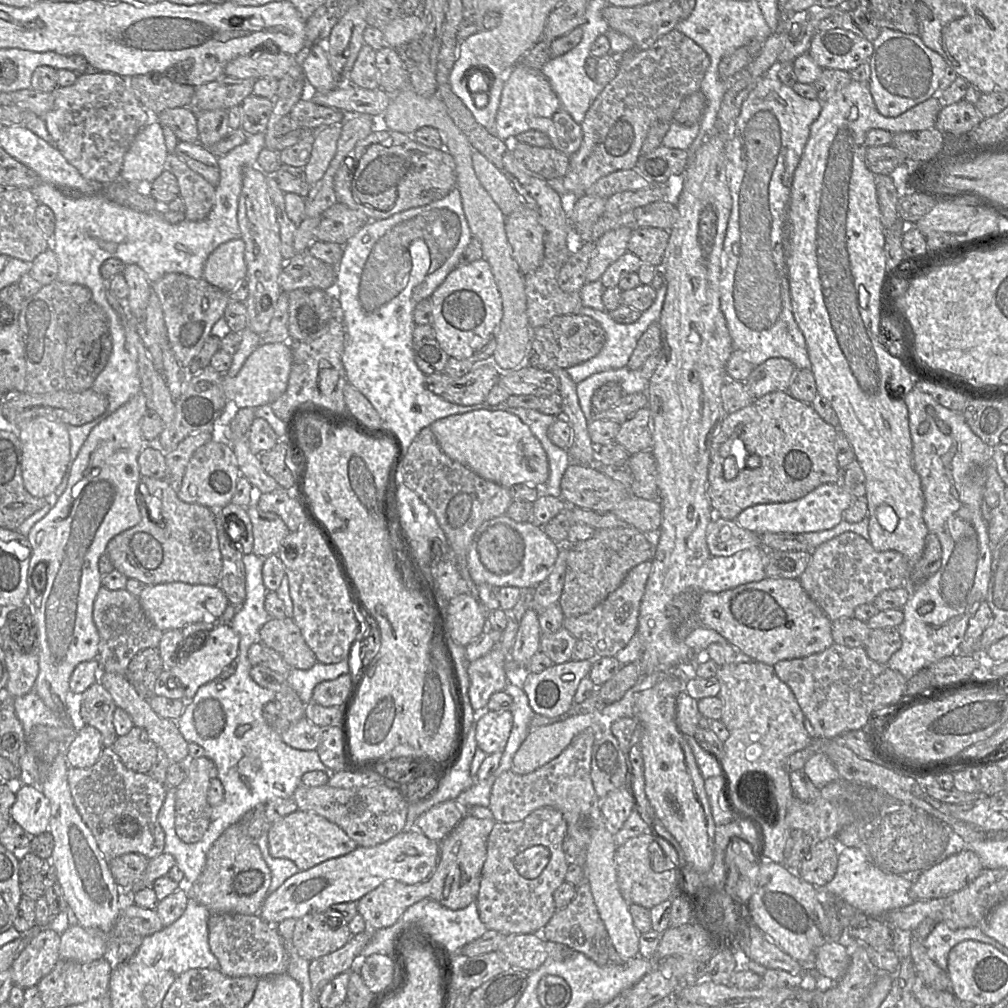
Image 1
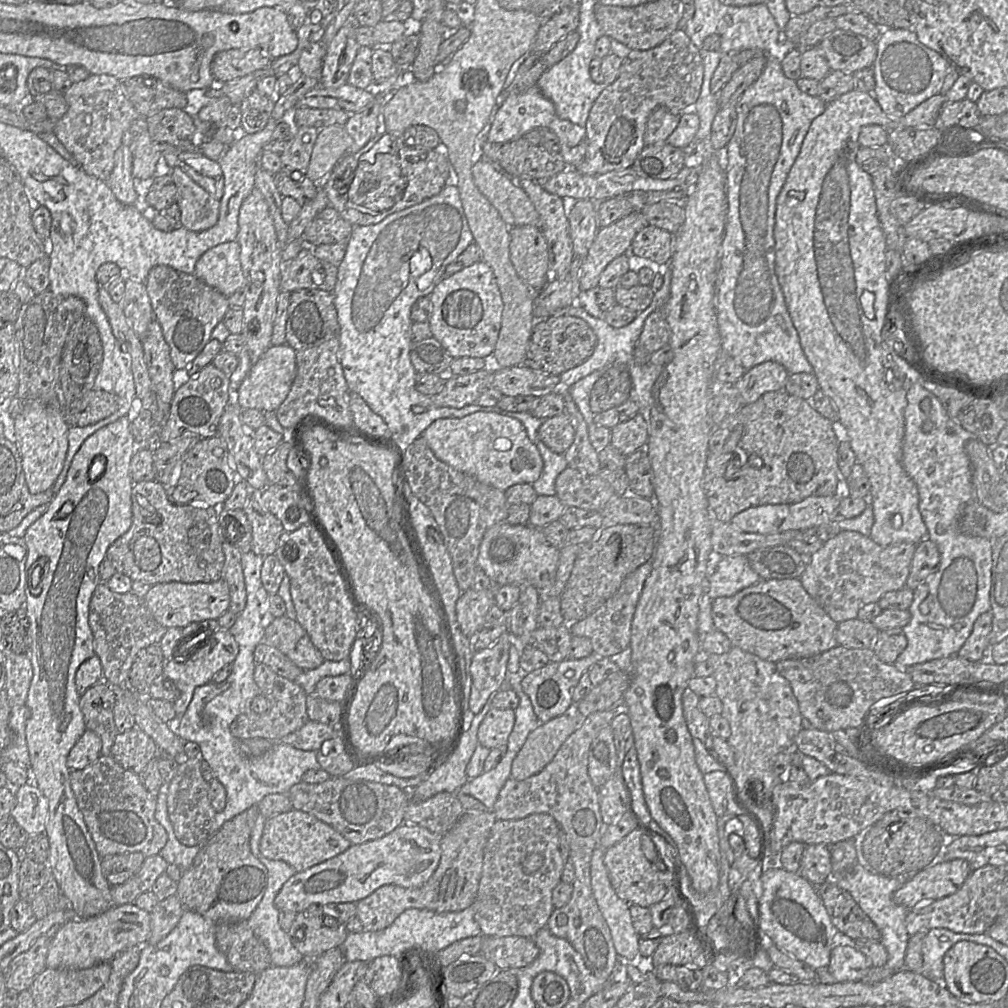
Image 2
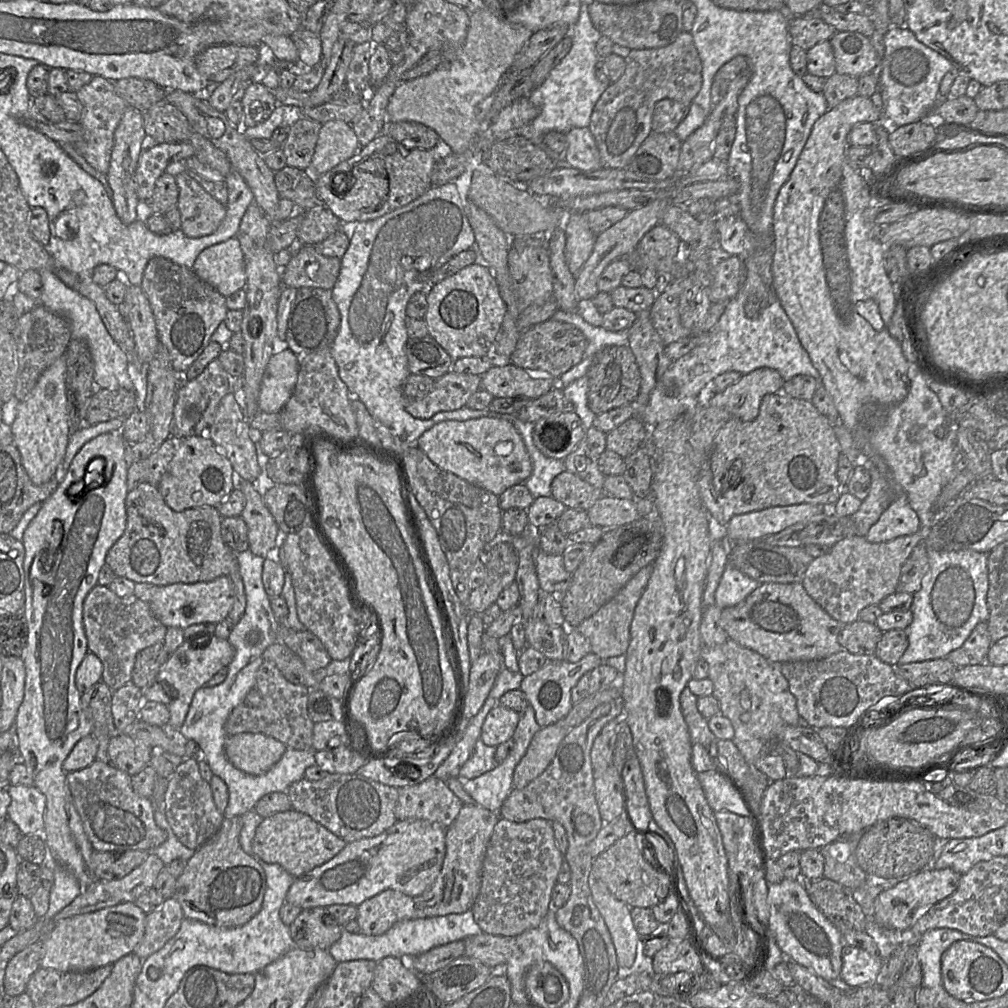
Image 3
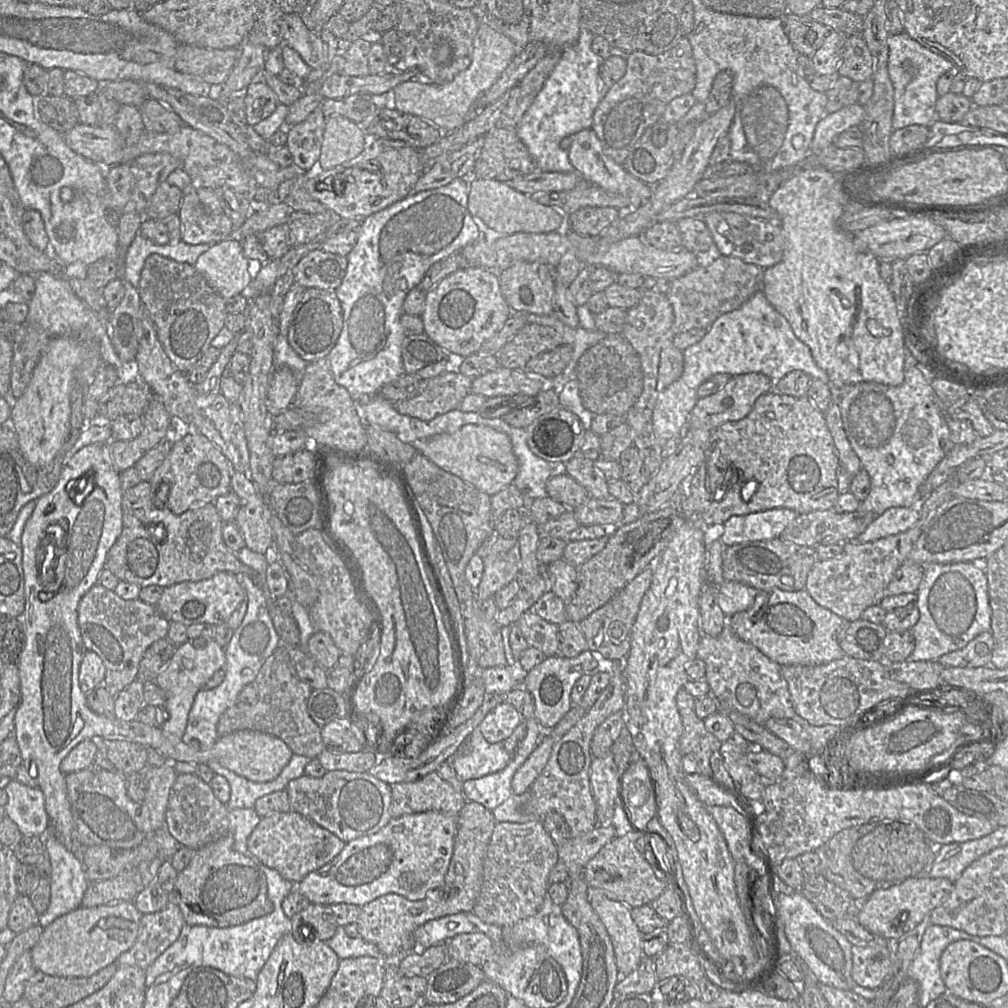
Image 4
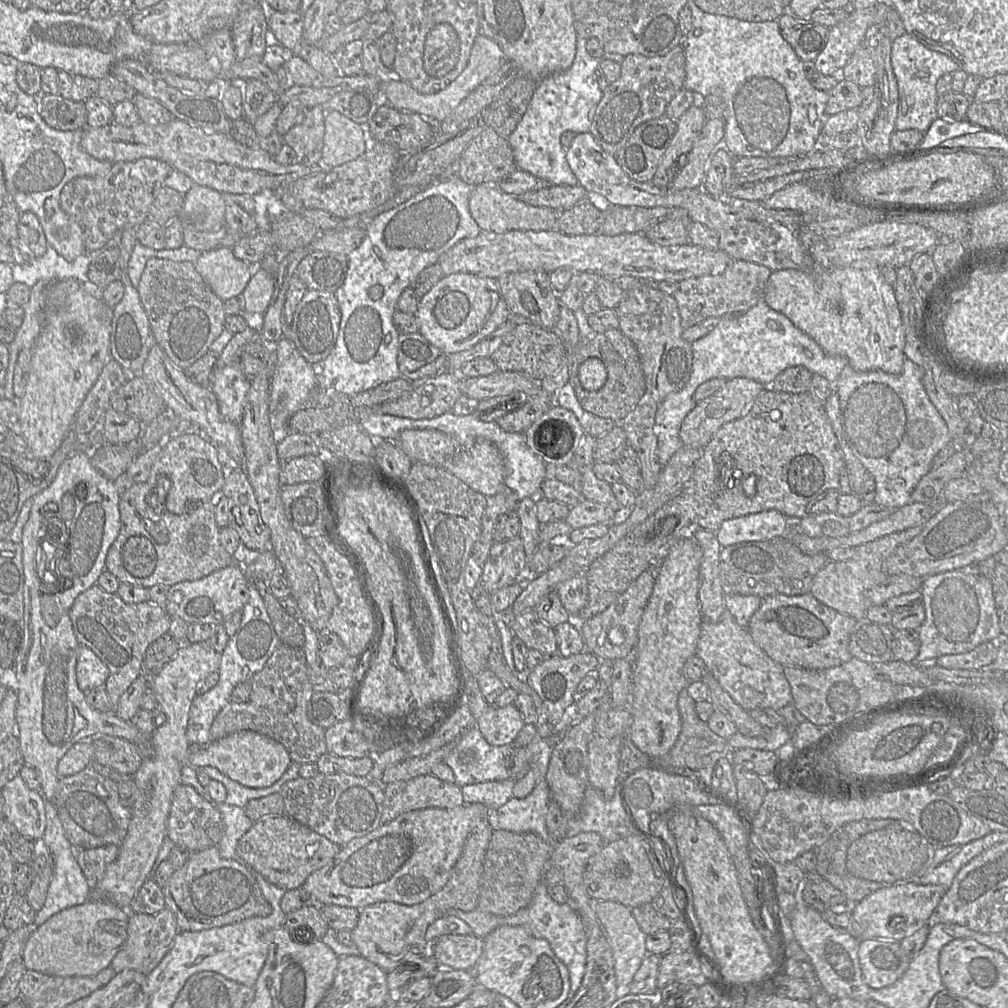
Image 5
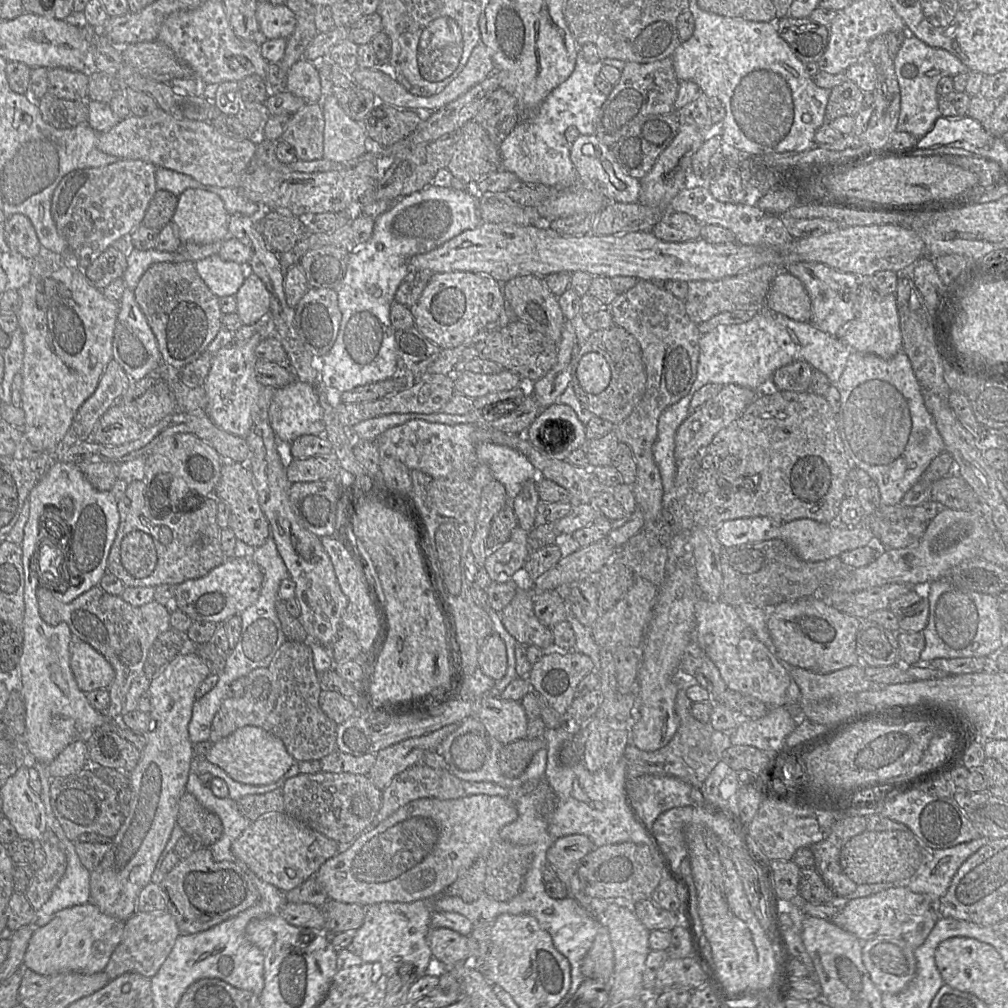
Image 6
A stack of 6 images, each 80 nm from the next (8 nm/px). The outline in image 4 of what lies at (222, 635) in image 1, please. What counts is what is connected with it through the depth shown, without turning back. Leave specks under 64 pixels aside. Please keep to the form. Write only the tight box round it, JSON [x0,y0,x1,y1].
[155,638,225,739]

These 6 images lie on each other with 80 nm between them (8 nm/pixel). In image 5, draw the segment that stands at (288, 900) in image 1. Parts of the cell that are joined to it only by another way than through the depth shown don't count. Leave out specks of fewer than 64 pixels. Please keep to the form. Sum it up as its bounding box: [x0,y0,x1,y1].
[303,803,492,910]

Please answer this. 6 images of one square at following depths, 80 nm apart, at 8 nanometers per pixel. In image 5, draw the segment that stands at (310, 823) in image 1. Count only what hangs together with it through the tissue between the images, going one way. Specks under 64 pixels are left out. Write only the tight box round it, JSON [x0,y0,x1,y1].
[236,815,340,891]

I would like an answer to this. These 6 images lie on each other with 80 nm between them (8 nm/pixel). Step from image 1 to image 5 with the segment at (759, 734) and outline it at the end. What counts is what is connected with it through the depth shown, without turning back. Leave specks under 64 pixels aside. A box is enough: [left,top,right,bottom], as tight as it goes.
[696,614,792,711]

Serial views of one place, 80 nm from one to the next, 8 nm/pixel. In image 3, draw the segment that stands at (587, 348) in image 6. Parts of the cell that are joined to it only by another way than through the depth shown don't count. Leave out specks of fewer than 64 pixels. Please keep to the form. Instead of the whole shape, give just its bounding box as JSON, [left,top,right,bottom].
[587,345,640,414]

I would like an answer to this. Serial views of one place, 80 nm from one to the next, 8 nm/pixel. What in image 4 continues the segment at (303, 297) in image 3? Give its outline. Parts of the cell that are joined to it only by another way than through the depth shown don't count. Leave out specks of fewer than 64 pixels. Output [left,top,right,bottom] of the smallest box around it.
[287,288,343,362]

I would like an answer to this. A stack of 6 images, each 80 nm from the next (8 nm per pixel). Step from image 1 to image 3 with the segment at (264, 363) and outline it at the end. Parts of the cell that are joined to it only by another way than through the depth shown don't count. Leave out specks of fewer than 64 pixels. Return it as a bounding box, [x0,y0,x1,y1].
[259,348,299,412]

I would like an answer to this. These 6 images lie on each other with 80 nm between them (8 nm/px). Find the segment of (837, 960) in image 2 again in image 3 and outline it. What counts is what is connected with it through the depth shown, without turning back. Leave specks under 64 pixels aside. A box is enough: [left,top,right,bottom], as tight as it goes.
[840,944,885,988]

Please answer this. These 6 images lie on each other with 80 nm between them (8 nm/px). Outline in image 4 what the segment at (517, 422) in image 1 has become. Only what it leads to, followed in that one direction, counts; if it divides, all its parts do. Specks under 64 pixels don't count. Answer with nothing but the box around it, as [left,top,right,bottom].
[412,424,519,496]

